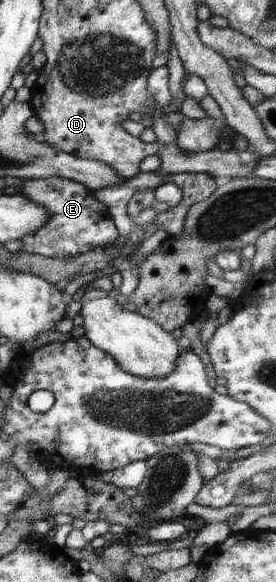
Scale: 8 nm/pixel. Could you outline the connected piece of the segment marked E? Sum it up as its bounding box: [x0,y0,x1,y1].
[18,176,119,258]

